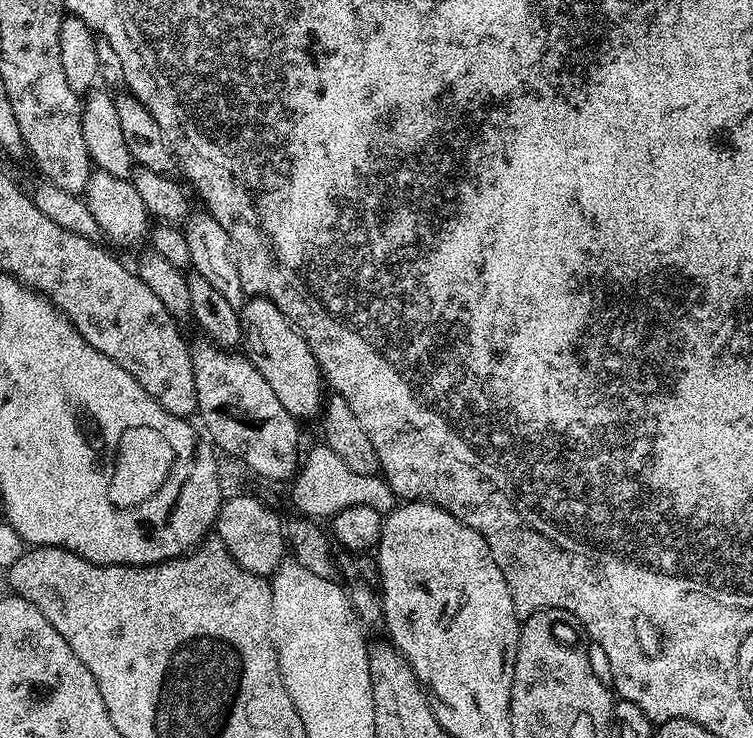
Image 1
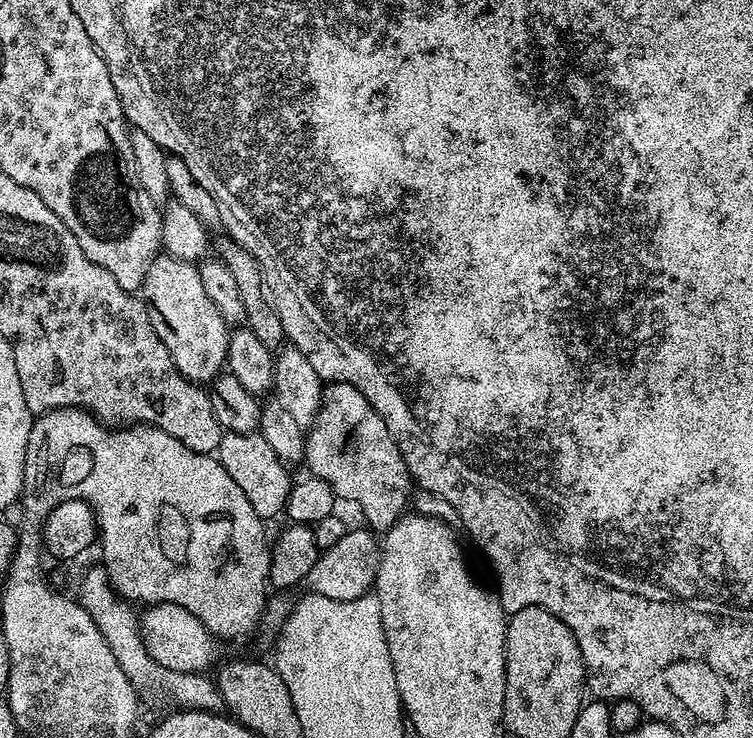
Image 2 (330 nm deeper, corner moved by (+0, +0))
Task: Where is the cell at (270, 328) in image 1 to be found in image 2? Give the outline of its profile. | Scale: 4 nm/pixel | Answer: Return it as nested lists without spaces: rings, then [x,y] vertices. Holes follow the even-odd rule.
[[[329,383],[320,397],[320,412],[311,428],[307,429],[304,441],[303,463],[308,464],[307,471],[313,476],[322,478],[332,488],[341,501],[349,500],[360,507],[369,529],[383,534],[398,522],[400,517],[409,511],[414,481],[408,472],[406,462],[382,418],[370,406],[368,399],[354,386],[349,384]]]

